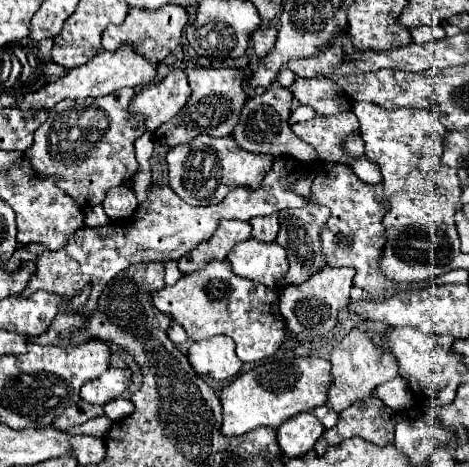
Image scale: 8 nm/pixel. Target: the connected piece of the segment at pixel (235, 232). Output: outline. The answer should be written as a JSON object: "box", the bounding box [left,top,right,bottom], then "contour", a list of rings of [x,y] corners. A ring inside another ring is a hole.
{"box":[179,220,249,274],"contour":[[[221,220],[217,232],[201,242],[197,248],[193,248],[187,256],[179,260],[179,270],[183,274],[195,272],[205,268],[211,260],[225,260],[231,248],[249,238],[249,222],[239,222],[239,220]]]}

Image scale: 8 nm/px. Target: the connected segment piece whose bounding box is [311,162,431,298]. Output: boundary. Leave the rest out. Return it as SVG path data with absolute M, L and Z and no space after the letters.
M325 162L313 178L311 204L321 204L331 210L327 230L321 232L323 254L327 258L327 264L333 268L353 266L357 270L357 274L353 278L355 286L359 286L361 290L369 292L375 298L387 296L397 290L421 290L421 288L431 286L431 282L413 284L413 286L393 284L393 282L385 280L385 276L379 270L379 256L381 256L381 248L385 244L385 238L383 238L385 228L383 228L381 220L389 210L389 204L387 204L381 184L365 184L363 180L359 180L355 176L353 168L349 168L347 164Z

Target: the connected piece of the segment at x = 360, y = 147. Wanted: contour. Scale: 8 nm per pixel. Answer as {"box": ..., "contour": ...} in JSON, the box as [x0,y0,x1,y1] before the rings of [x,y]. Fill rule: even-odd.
{"box":[343,133,364,157],"contour":[[[360,133],[348,136],[343,144],[344,151],[352,156],[357,157],[364,154],[364,141]]]}

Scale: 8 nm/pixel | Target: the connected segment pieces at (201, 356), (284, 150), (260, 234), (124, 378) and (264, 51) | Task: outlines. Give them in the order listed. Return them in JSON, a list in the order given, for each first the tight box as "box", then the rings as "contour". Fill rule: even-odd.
[{"box":[187,336,243,380],"contour":[[[215,336],[213,340],[193,342],[187,358],[197,374],[211,376],[213,380],[235,378],[243,366],[243,362],[237,360],[235,344],[229,340],[229,336]]]},{"box":[233,86,317,162],"contour":[[[271,86],[261,96],[255,96],[245,104],[245,108],[241,112],[241,122],[233,130],[233,138],[237,140],[237,144],[241,144],[241,148],[247,148],[249,152],[273,154],[273,156],[295,156],[297,160],[303,160],[303,162],[317,160],[317,152],[313,150],[313,146],[309,146],[307,142],[293,136],[293,130],[289,126],[291,106],[293,106],[291,90],[281,88],[281,86],[279,88]],[[253,128],[257,132],[253,132]]]},{"box":[251,212,279,242],"contour":[[[275,212],[269,216],[257,216],[251,220],[251,226],[253,226],[251,238],[271,242],[271,240],[275,240],[275,236],[279,232],[279,214]]]},{"box":[81,368,131,406],"contour":[[[109,368],[97,380],[87,382],[81,388],[81,398],[85,402],[103,406],[113,398],[119,398],[131,386],[131,370],[129,368]]]},{"box":[251,28,277,58],"contour":[[[261,28],[261,30],[255,30],[251,34],[251,40],[253,40],[255,54],[259,58],[261,56],[267,56],[273,50],[273,44],[277,42],[277,28]]]}]

